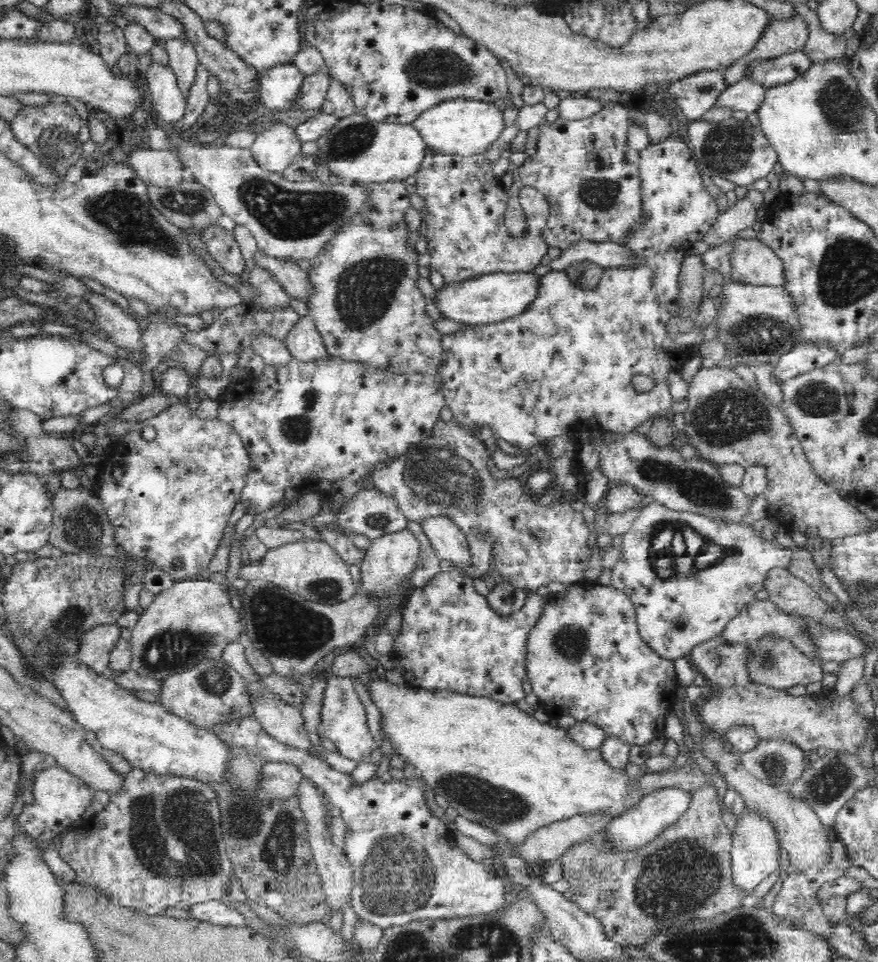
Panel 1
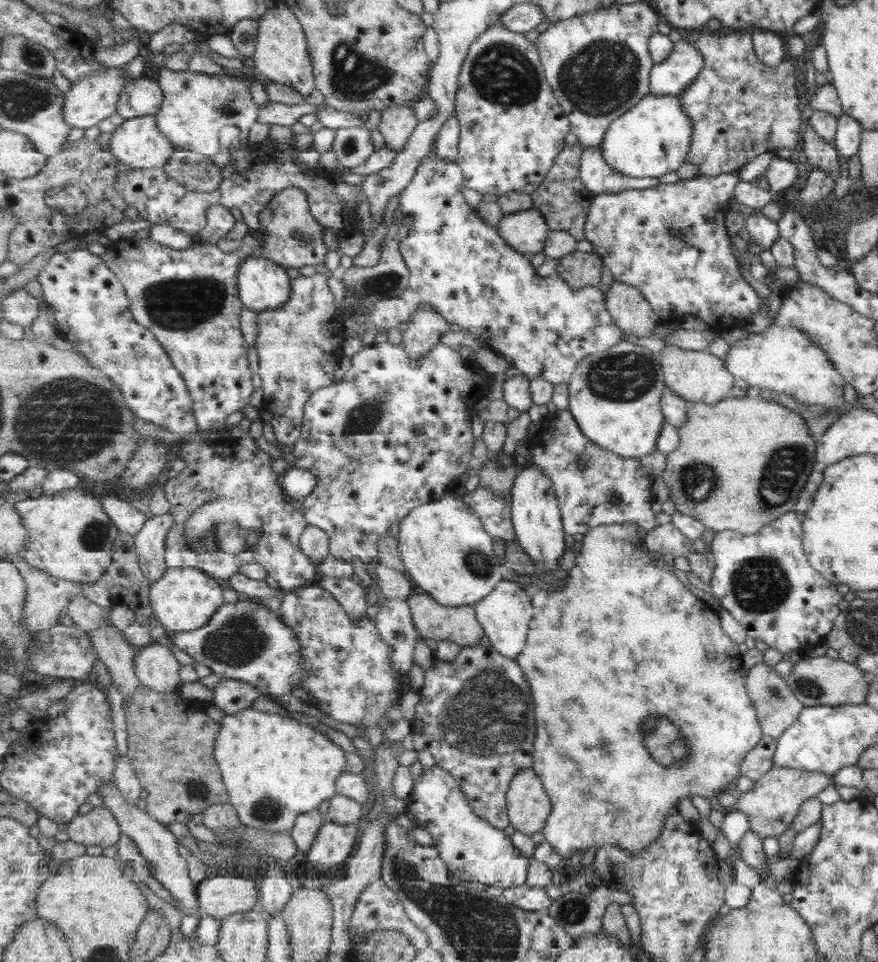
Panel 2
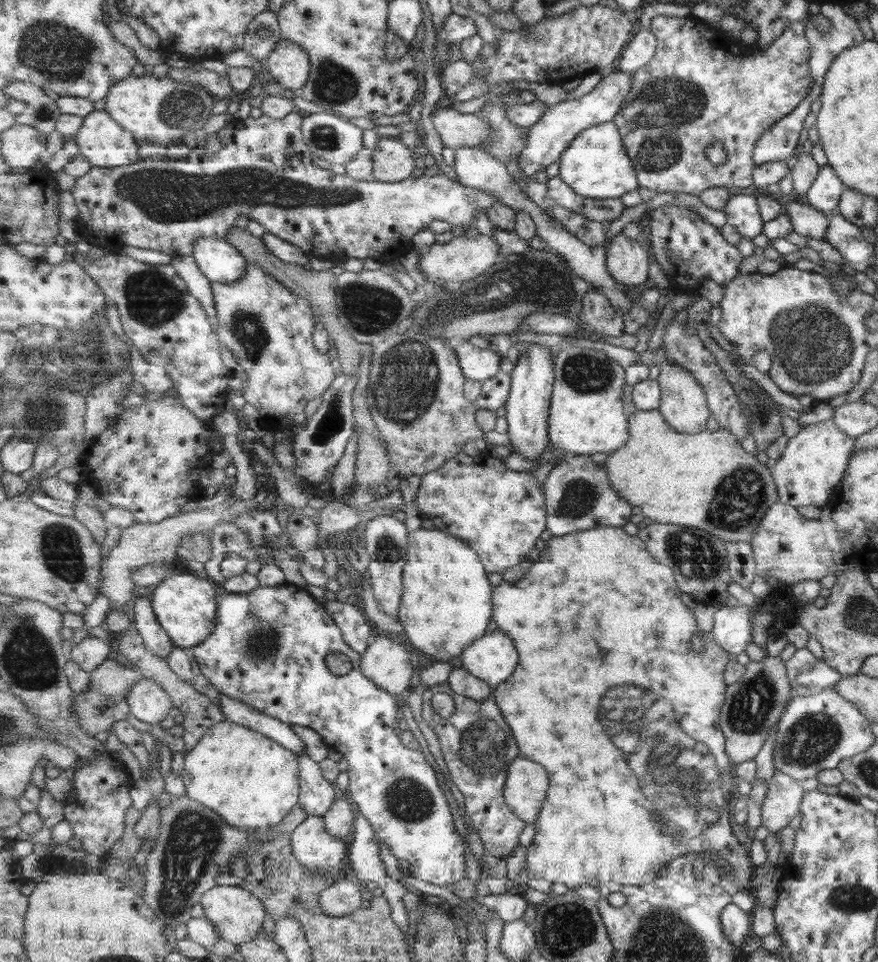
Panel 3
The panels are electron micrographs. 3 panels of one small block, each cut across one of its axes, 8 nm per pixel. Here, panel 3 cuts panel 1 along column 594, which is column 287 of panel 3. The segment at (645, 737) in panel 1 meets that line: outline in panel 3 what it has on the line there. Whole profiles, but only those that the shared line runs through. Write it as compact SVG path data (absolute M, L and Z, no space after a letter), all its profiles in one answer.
M285 583L275 587L259 586L259 588L247 594L223 591L218 596L218 620L214 633L201 645L193 648L190 653L195 662L198 663L201 674L209 680L210 684L219 693L238 698L241 702L252 706L252 708L272 718L281 720L281 722L287 725L299 725L313 729L318 732L326 744L333 746L337 752L342 754L342 758L348 763L347 775L349 785L346 789L347 797L355 804L356 809L367 817L367 820L369 820L371 826L374 828L375 834L380 838L383 845L390 848L396 859L401 859L409 863L409 875L443 886L448 890L452 890L452 886L458 880L467 876L467 858L465 858L467 843L457 834L457 830L455 830L455 818L451 814L451 804L447 800L447 794L439 786L439 778L437 778L437 772L435 772L433 764L427 760L427 756L423 752L403 746L403 738L399 738L395 734L395 728L398 728L398 722L401 720L401 702L395 702L393 694L383 690L364 674L364 671L361 670L362 656L345 641L343 631L333 621L333 616L329 615L324 604L319 604L306 589Z

